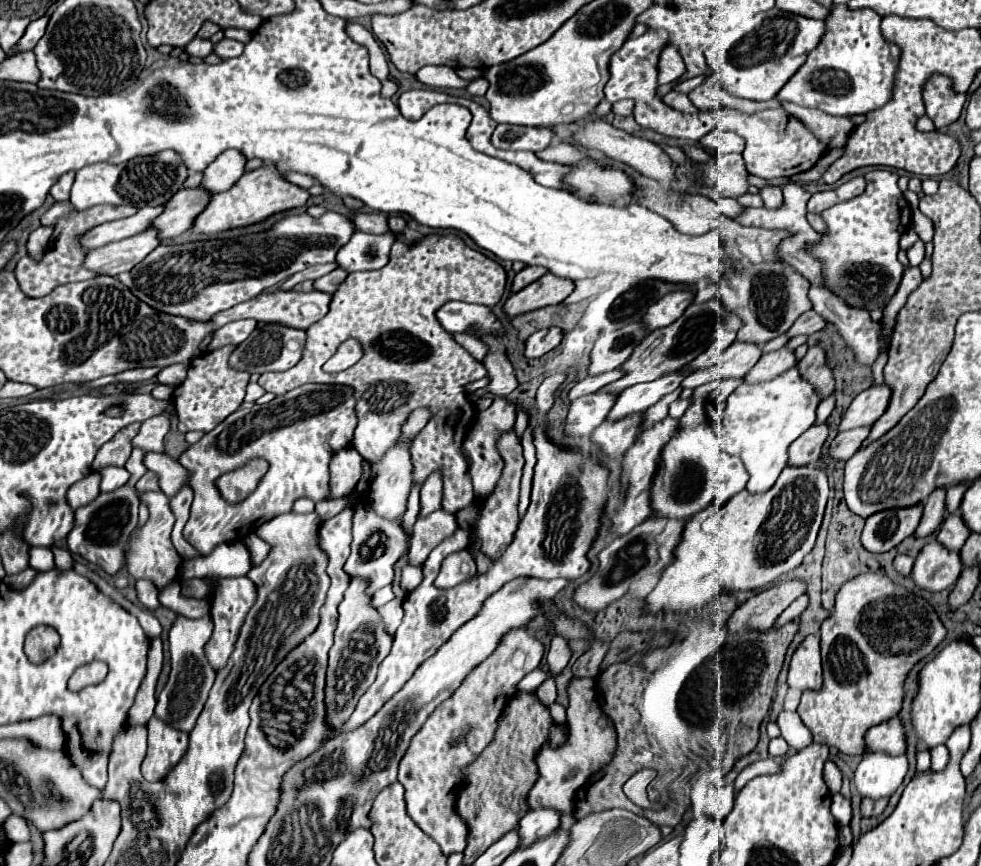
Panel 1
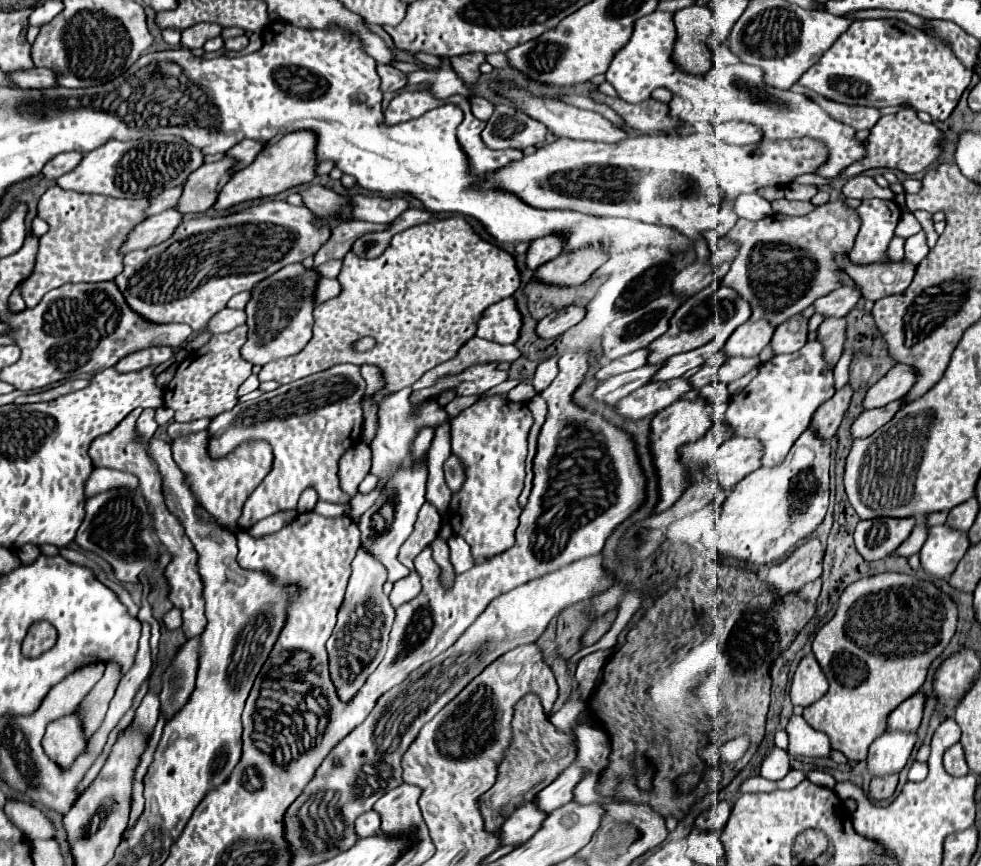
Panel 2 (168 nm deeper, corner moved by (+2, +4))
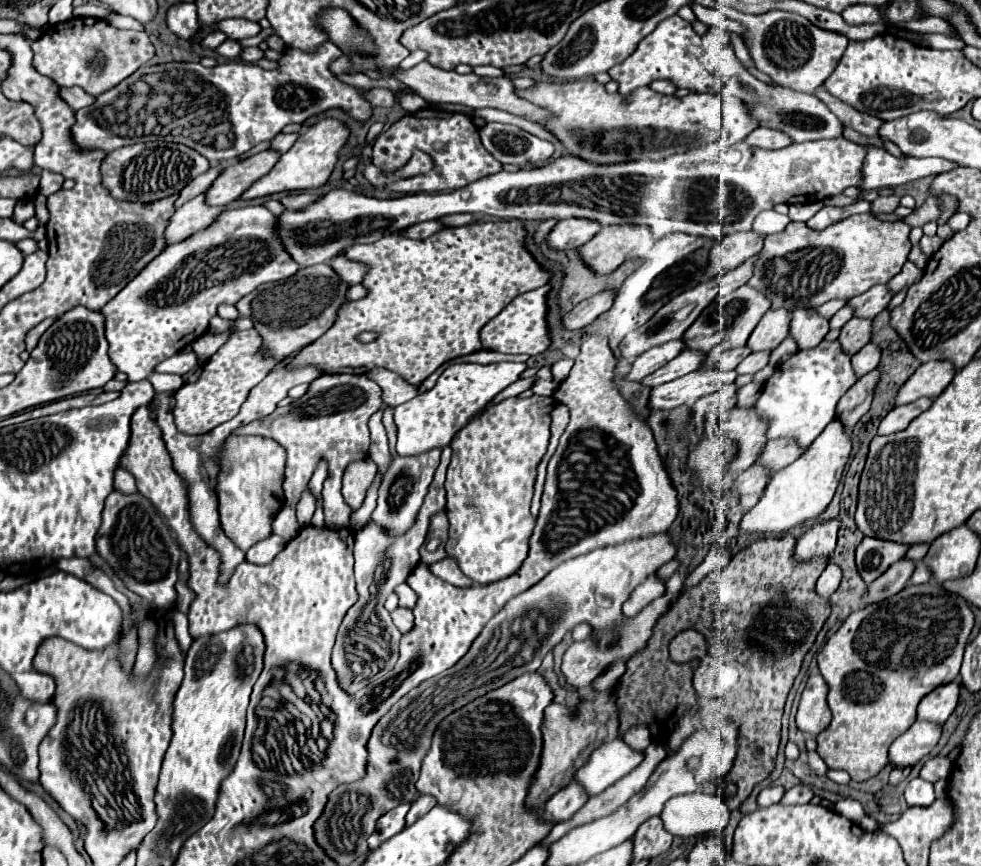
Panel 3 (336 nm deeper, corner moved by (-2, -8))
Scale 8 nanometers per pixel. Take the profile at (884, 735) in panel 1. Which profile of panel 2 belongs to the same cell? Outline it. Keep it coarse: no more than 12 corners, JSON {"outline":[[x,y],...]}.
{"outline":[[916,692],[888,714],[886,732],[916,732],[924,696]]}

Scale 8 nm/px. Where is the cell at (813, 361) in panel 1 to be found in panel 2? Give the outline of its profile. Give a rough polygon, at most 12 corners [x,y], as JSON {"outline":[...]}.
{"outline":[[844,320],[818,326],[822,358],[836,366],[844,350]]}

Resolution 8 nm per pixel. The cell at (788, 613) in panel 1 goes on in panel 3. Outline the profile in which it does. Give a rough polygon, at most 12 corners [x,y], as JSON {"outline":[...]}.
{"outline":[[834,560],[816,582],[816,592],[828,598],[842,580]]}

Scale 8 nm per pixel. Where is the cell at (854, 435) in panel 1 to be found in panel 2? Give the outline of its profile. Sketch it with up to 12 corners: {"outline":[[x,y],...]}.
{"outline":[[902,400],[864,410],[850,428],[852,440],[874,434],[892,420]]}

